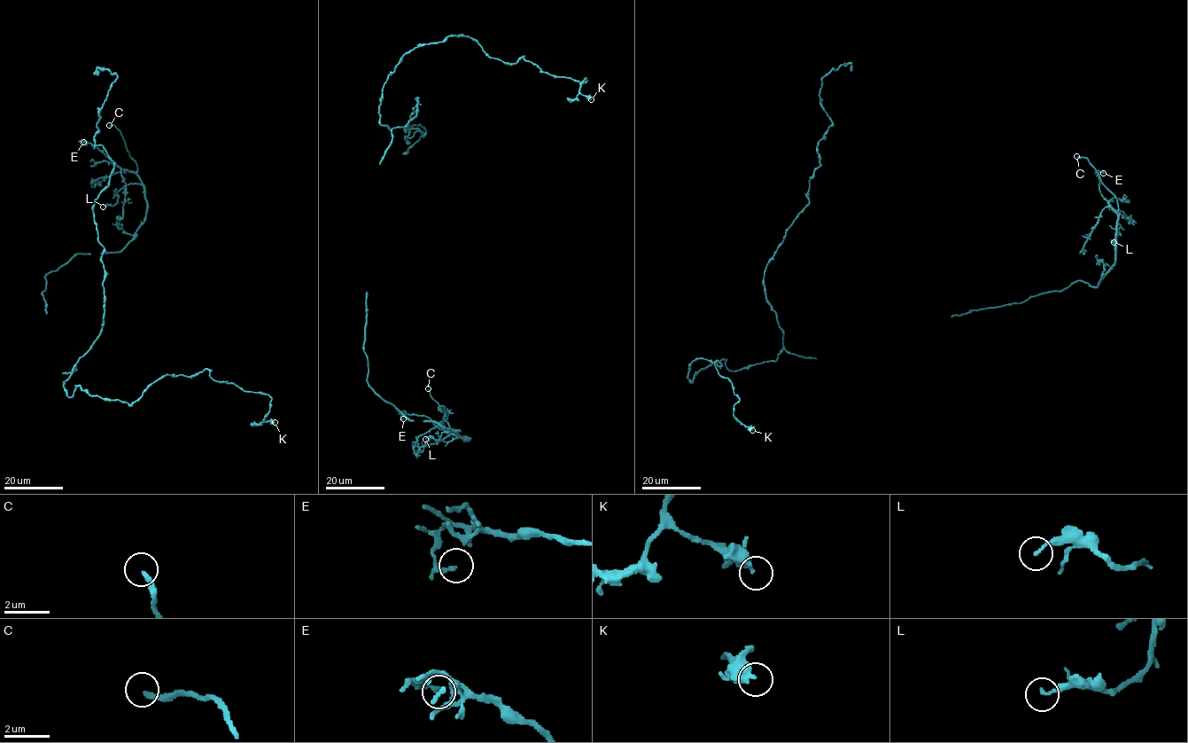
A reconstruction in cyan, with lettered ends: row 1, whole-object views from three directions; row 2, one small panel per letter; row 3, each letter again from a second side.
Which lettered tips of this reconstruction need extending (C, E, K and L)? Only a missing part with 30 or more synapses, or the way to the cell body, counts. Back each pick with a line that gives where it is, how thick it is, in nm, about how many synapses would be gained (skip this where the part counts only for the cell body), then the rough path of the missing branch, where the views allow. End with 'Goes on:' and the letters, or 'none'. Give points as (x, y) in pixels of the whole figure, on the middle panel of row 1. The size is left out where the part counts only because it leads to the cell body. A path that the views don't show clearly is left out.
C: (428, 388) | 200 nm | (428, 388), (427, 379), (431, 376), (430, 374)
Goes on: C

